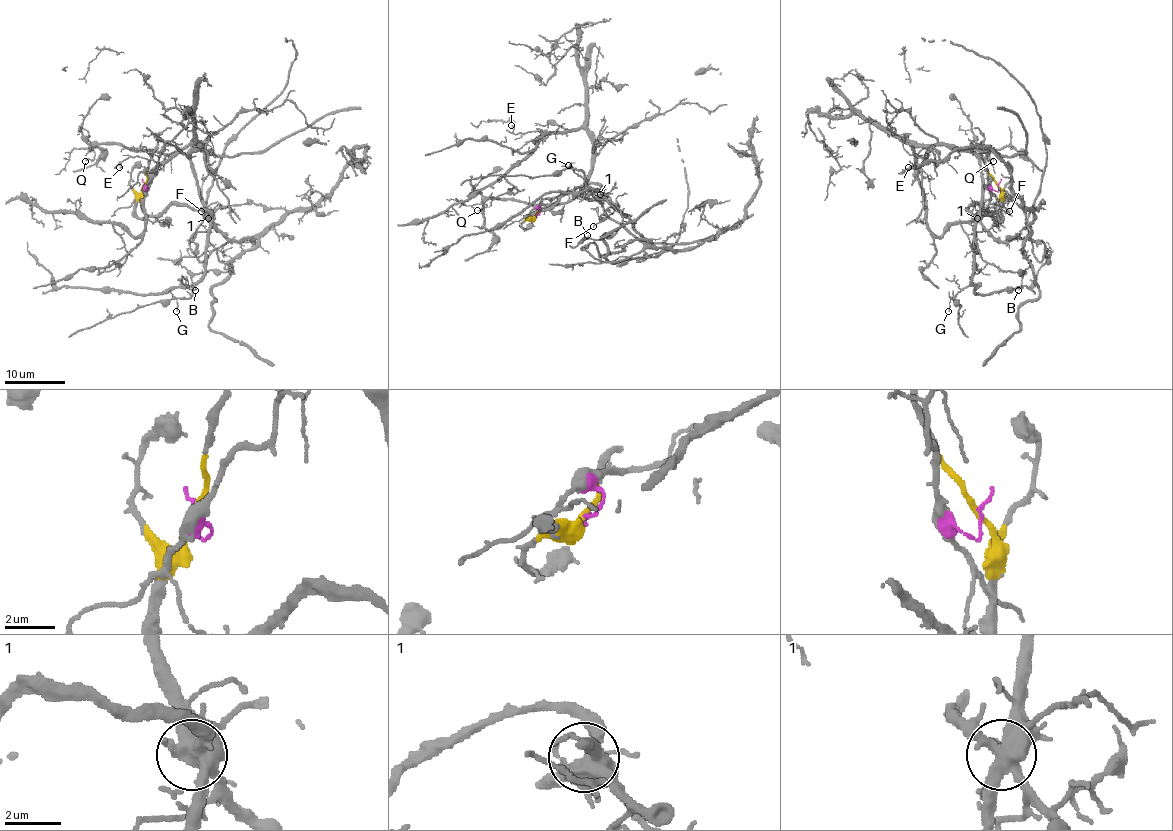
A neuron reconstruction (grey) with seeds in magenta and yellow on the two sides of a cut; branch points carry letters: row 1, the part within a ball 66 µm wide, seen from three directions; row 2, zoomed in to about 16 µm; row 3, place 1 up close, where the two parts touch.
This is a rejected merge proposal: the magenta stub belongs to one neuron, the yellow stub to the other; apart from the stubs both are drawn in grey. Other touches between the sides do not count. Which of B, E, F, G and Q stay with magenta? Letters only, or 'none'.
B, E, F, G, Q

